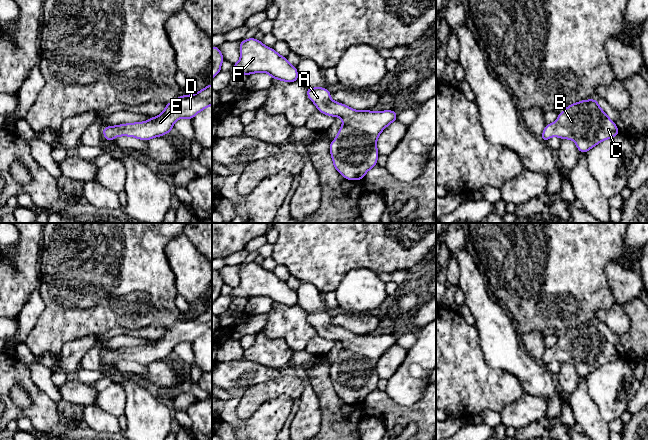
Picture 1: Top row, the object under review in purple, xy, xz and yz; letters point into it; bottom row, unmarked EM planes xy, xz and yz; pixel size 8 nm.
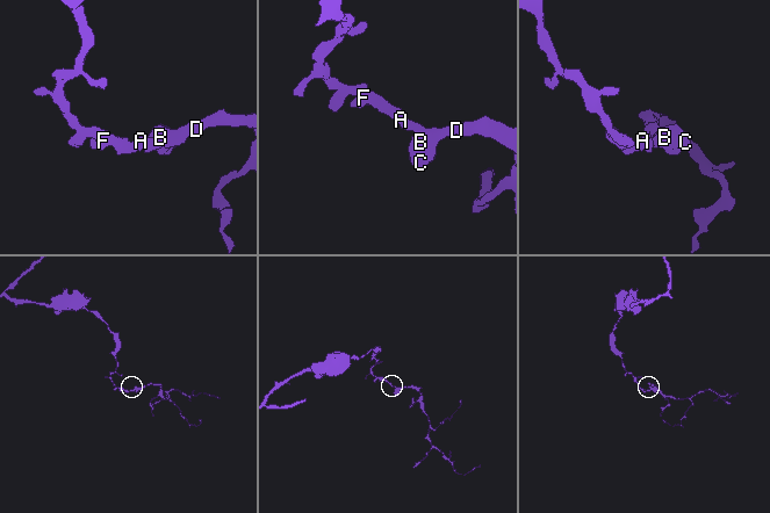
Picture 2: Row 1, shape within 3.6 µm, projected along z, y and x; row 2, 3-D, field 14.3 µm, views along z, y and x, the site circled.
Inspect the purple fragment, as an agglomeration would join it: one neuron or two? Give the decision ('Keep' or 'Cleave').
Keep

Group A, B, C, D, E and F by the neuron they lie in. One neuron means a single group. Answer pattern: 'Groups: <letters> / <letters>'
Groups: A B C D E F

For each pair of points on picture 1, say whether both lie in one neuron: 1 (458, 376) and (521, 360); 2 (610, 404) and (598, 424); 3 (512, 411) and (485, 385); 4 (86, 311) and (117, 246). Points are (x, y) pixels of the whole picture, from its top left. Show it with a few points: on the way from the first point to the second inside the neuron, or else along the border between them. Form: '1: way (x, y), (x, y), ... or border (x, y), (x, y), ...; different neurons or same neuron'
1: border (480, 346), (490, 366), (513, 375); different neurons
2: border (590, 398), (599, 410), (600, 416), (608, 423); different neurons
3: border (524, 393), (516, 400), (509, 402), (499, 412); different neurons
4: way (86, 295), (90, 282), (103, 265), (103, 262); same neuron

